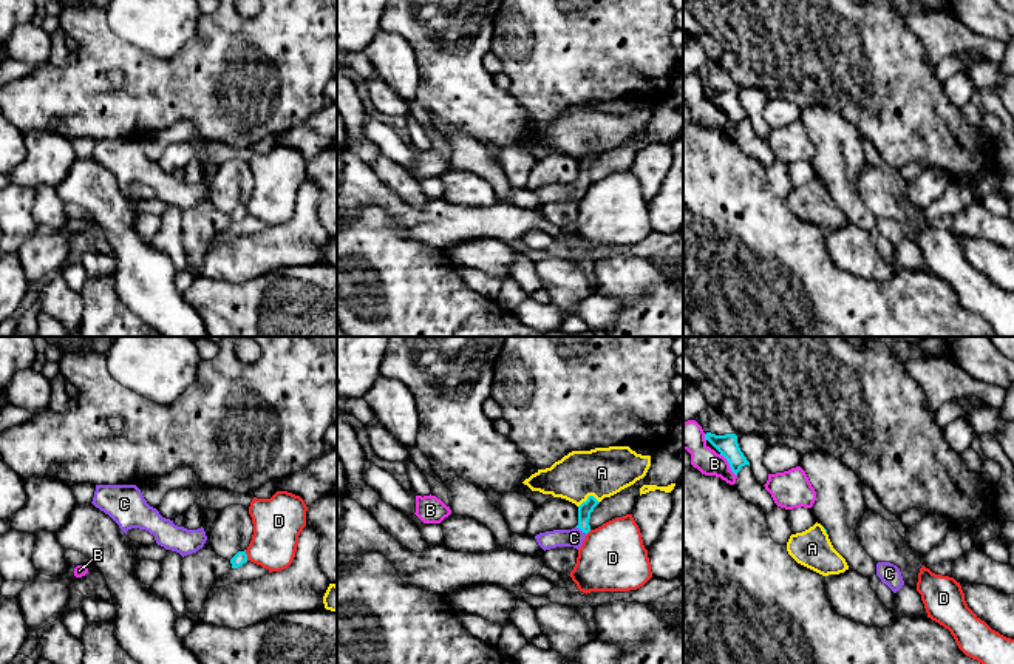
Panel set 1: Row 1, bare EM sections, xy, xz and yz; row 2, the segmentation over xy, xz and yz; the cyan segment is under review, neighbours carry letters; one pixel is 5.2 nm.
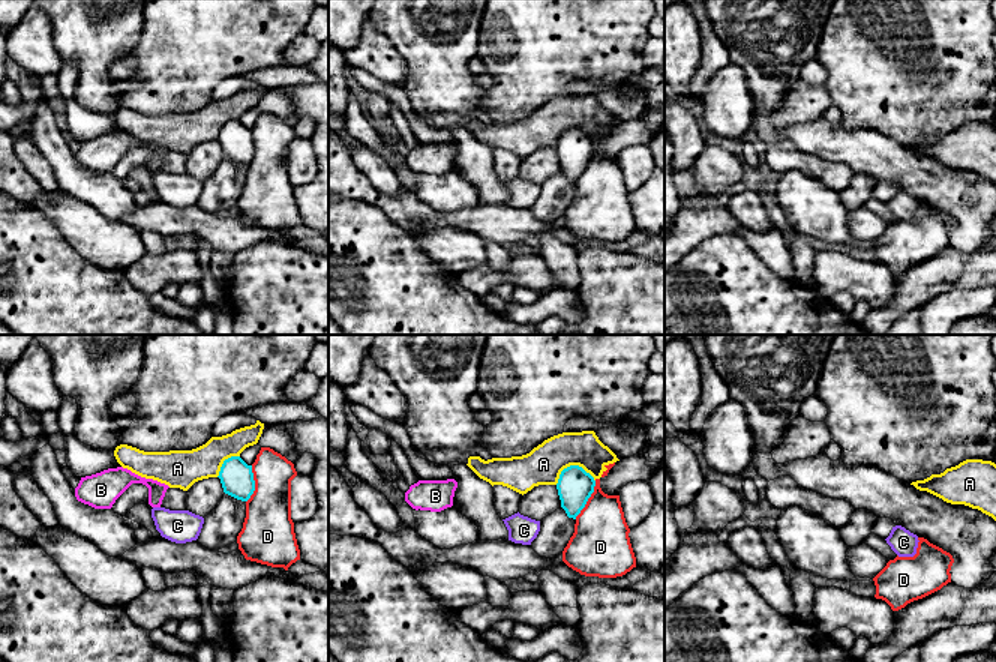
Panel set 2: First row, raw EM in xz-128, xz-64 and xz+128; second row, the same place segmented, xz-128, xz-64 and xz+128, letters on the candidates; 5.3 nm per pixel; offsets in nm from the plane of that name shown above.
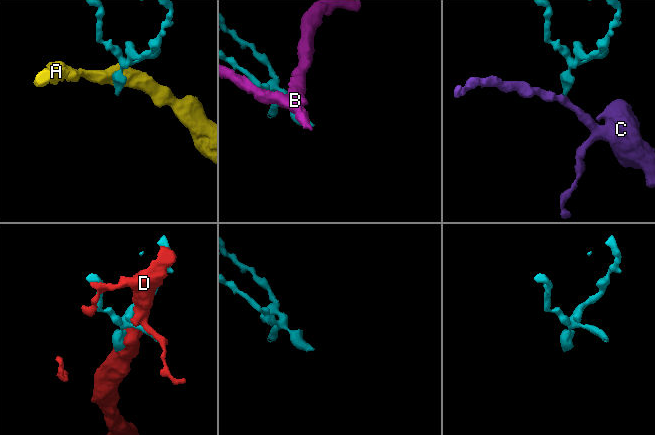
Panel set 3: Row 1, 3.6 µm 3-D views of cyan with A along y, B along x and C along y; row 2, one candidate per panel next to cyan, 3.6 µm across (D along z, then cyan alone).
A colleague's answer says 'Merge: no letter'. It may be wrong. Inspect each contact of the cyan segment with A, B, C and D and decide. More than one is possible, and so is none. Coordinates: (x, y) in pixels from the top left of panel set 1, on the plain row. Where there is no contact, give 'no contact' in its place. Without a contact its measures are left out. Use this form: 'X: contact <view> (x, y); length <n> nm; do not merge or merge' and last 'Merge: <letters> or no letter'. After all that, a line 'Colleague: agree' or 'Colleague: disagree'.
A: contact xz (588, 152); length 120 nm; do not merge
B: contact yz (730, 119); length 150 nm; do not merge
C: contact xz (581, 184); length 70 nm; merge
D: contact xy (246, 209); length 60 nm; do not merge
Merge: C
Colleague: disagree

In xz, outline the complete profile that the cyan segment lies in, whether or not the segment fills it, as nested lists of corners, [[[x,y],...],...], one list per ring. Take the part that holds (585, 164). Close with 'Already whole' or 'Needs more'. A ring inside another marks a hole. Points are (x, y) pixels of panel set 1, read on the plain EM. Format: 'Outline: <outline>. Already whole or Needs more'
Outline: [[[589,150],[586,156],[578,161],[578,179],[572,184],[553,184],[535,190],[538,199],[546,205],[556,201],[573,201],[580,204],[586,188],[590,185],[590,167],[600,156]]]. Needs more

